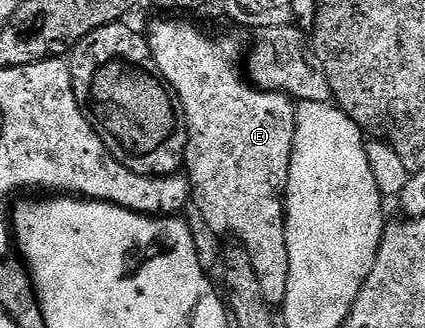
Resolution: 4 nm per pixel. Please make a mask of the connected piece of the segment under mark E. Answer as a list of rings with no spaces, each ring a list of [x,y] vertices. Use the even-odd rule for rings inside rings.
[[[155,19],[145,35],[157,61],[157,69],[161,69],[165,81],[169,81],[177,93],[187,118],[185,174],[191,185],[193,207],[195,203],[209,230],[232,235],[231,239],[248,251],[265,301],[270,305],[281,305],[289,285],[285,200],[295,140],[296,100],[282,91],[261,91],[245,81],[238,49],[227,39],[206,35],[187,19]]]

